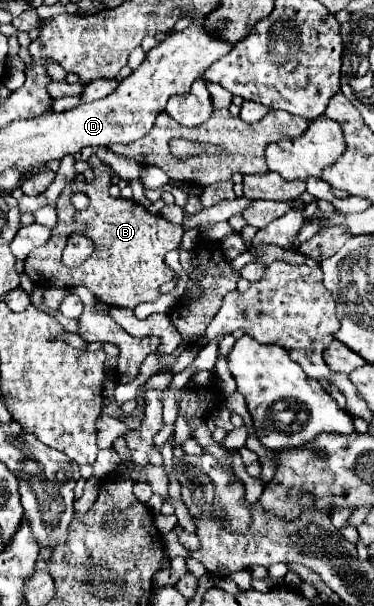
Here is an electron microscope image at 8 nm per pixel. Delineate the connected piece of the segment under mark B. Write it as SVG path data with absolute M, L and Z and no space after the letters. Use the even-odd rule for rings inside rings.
M109 165L95 167L95 181L73 181L69 183L57 199L57 225L53 227L51 239L31 251L25 259L25 273L37 287L87 287L93 295L105 301L111 307L135 309L143 301L155 301L161 293L159 287L175 277L173 269L167 267L163 257L167 251L177 249L181 243L183 227L169 223L161 215L151 215L145 207L129 199L113 199L109 195L109 179L113 175ZM73 193L85 193L89 197L89 207L79 211L71 203ZM73 233L83 233L93 239L95 251L93 255L77 269L63 267L61 253L65 249L67 237Z

